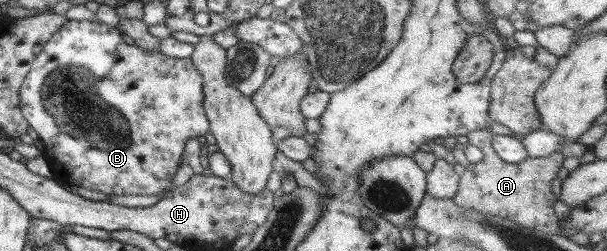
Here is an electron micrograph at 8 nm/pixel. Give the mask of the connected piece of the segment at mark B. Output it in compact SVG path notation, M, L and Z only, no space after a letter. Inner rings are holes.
M69 20L66 25L62 26L61 30L58 30L56 34L50 38L50 41L45 44L42 52L36 56L34 59L32 69L29 71L29 74L26 76L22 87L20 88L20 108L21 112L24 115L24 118L28 121L28 124L36 130L39 135L39 140L42 141L42 145L40 146L42 149L43 157L47 159L47 162L51 168L51 172L53 173L54 179L59 181L64 186L68 185L78 185L82 186L82 188L88 188L88 190L98 190L98 192L104 192L107 196L122 196L128 194L141 194L145 195L158 195L164 191L172 190L174 188L174 177L176 176L176 171L178 170L178 166L180 166L180 162L182 161L182 156L185 150L185 145L190 140L190 138L196 139L200 136L205 136L206 132L209 130L209 120L206 118L204 112L204 92L203 92L203 79L202 74L194 67L194 64L191 58L170 58L161 54L159 51L155 52L154 50L143 50L138 46L132 44L130 41L124 38L124 35L117 30L117 28L113 28L113 26L106 25L100 22L90 22L90 20Z

